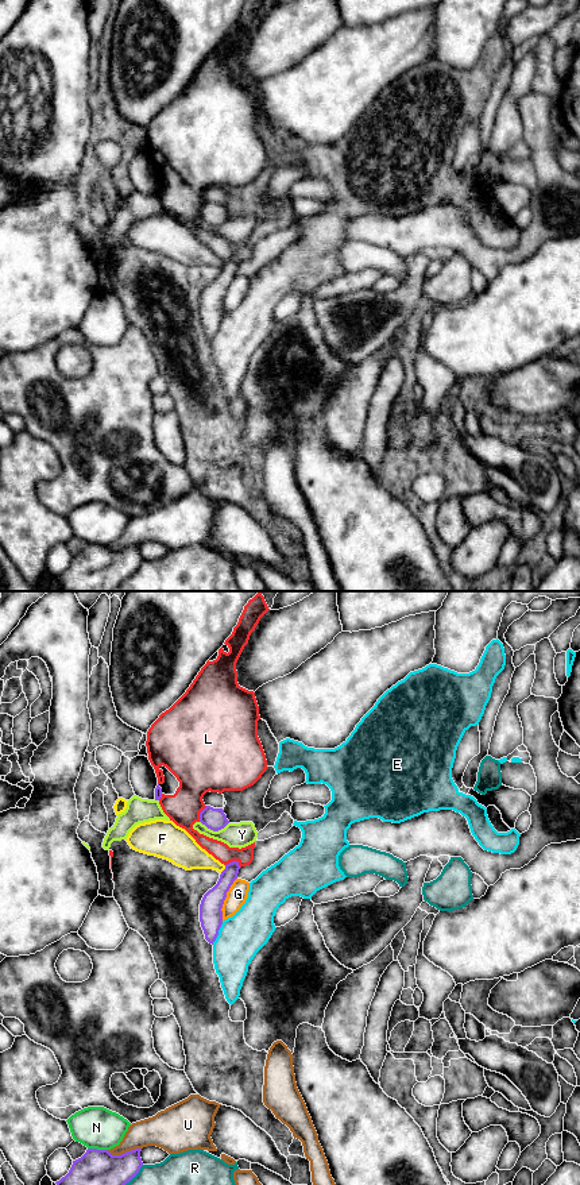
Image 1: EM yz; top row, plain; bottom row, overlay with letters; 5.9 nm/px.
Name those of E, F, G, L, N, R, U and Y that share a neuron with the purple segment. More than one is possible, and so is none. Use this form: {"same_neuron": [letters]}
{"same_neuron": ["Y"]}

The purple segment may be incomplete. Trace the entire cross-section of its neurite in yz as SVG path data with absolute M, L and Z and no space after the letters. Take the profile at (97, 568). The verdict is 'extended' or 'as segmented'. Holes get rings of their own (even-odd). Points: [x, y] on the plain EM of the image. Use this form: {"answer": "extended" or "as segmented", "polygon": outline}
{"answer": "as segmented", "polygon": "M88 544L81 553L73 556L69 568L55 578L57 583L62 591L115 591L143 561L140 547L135 544L112 551L108 545Z"}

